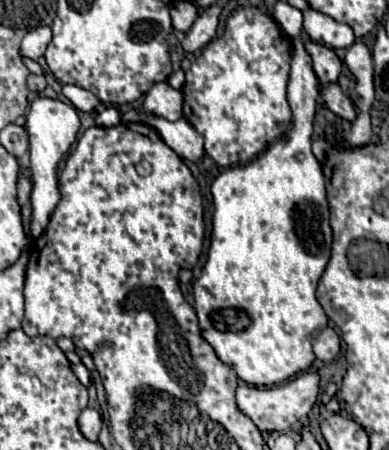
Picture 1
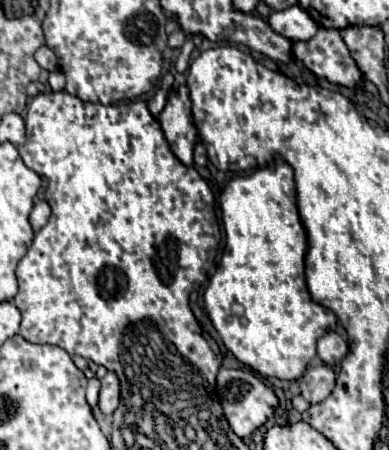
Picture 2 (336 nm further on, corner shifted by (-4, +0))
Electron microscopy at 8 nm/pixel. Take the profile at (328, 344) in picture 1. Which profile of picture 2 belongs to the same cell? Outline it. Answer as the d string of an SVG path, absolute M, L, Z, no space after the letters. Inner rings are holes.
M327 333L317 341L317 355L327 365L337 365L347 355L347 343L337 333Z

